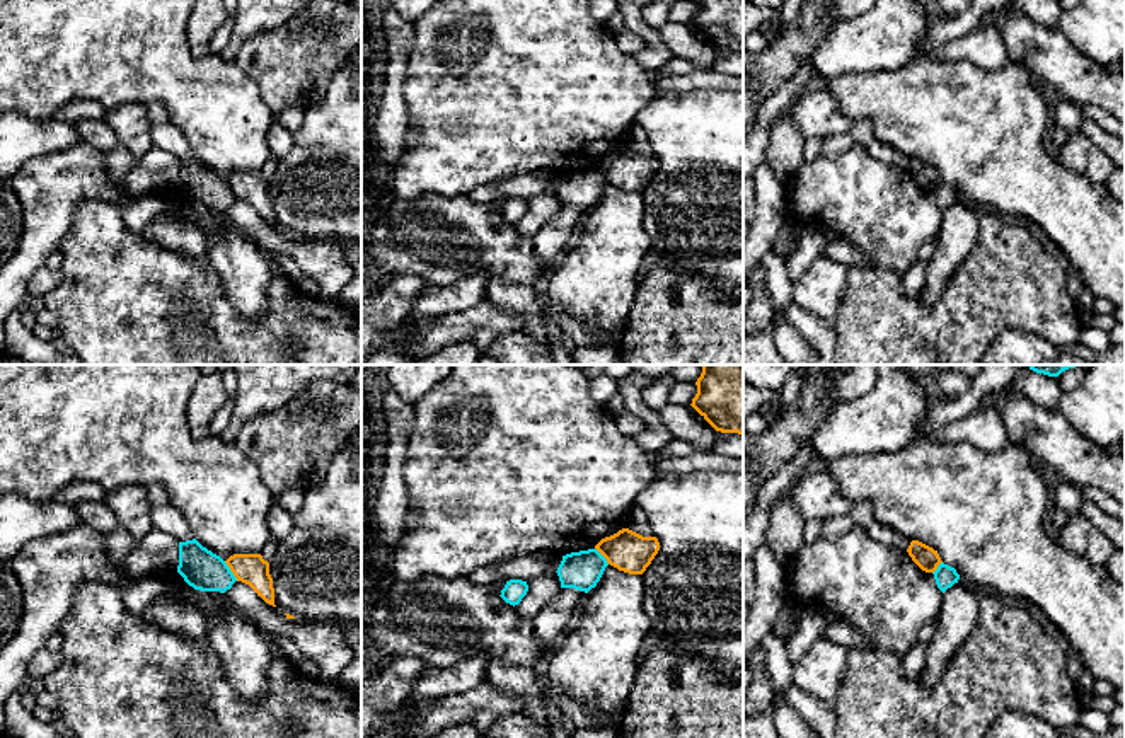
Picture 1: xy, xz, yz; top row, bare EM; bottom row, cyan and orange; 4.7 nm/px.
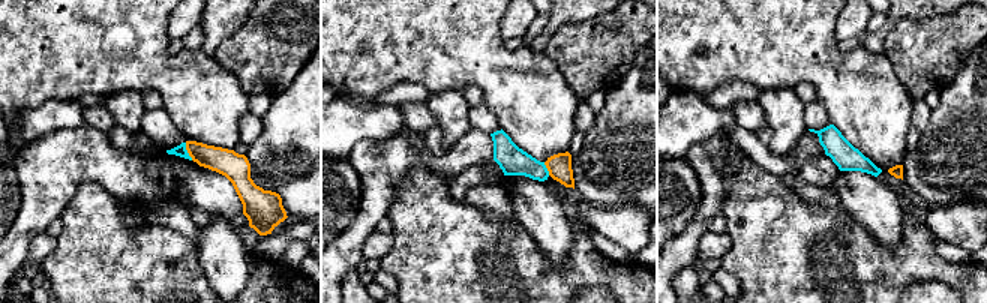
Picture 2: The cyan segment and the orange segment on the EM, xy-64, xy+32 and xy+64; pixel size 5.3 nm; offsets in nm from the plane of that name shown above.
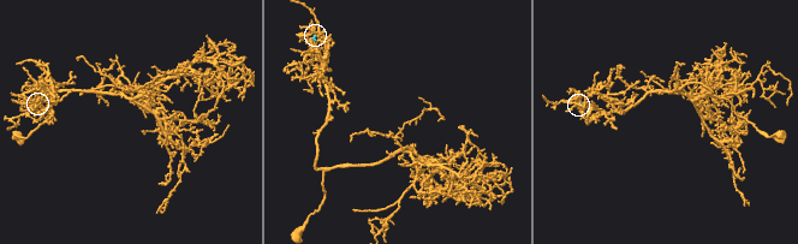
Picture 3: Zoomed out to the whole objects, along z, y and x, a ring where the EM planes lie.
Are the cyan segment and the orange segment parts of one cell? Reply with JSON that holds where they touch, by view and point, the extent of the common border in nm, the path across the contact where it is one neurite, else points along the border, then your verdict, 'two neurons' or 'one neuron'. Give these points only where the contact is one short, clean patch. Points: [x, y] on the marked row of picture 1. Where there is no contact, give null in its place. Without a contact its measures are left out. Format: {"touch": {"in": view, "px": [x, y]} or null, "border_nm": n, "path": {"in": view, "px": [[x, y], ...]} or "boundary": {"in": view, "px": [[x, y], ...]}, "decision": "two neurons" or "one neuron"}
{"touch": {"in": "xy", "px": [230, 571]}, "border_nm": 120, "boundary": {"in": "xy", "px": [[224, 561], [237, 580]]}, "decision": "two neurons"}

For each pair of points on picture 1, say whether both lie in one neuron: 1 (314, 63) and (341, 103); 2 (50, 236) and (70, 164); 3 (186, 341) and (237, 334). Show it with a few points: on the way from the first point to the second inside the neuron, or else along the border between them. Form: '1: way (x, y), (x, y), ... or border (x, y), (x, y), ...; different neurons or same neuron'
1: border (343, 62), (326, 92), (305, 109); different neurons
2: way (50, 219), (51, 191), (62, 181); same neuron
3: way (198, 341), (225, 341); same neuron

